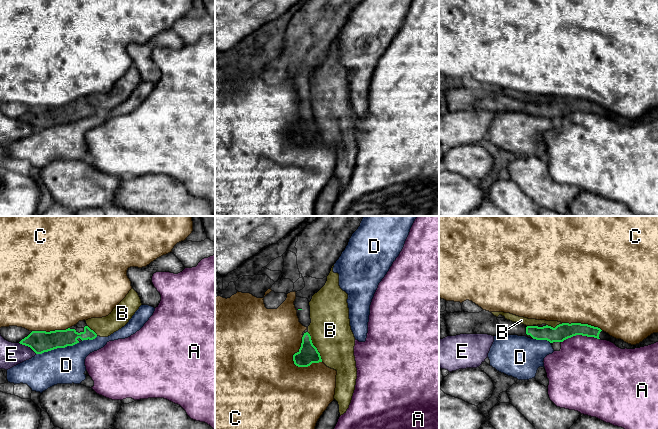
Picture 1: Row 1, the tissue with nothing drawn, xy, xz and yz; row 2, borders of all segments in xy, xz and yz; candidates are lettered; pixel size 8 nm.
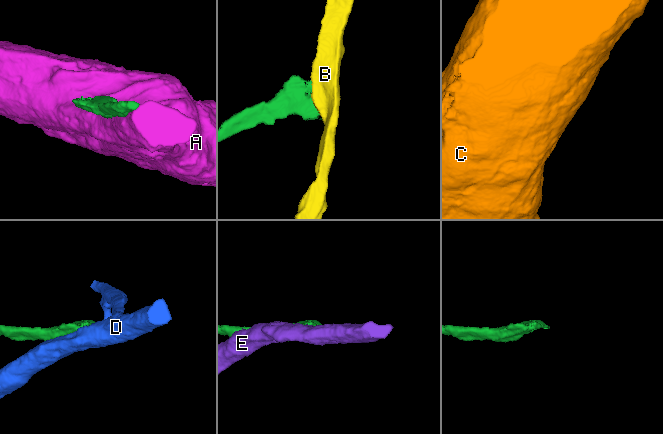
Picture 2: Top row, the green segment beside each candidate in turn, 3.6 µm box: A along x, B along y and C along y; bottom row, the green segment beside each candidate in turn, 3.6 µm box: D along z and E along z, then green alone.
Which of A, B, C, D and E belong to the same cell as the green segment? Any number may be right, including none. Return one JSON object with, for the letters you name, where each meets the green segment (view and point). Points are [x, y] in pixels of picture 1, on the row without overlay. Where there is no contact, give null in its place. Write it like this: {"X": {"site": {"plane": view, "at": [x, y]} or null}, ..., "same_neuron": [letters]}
{"same_neuron": []}

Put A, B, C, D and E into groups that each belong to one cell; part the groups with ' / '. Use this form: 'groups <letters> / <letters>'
groups A / B / C / D / E

